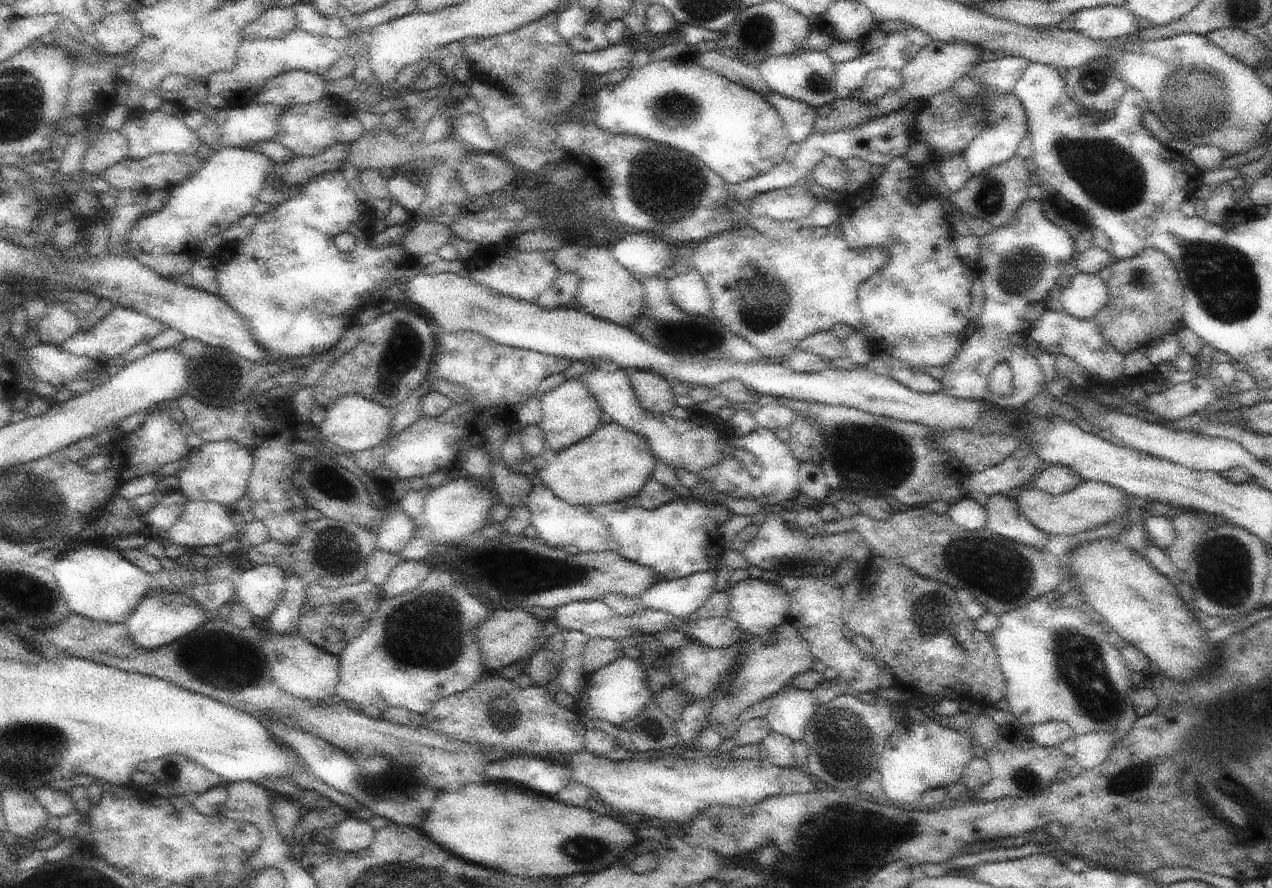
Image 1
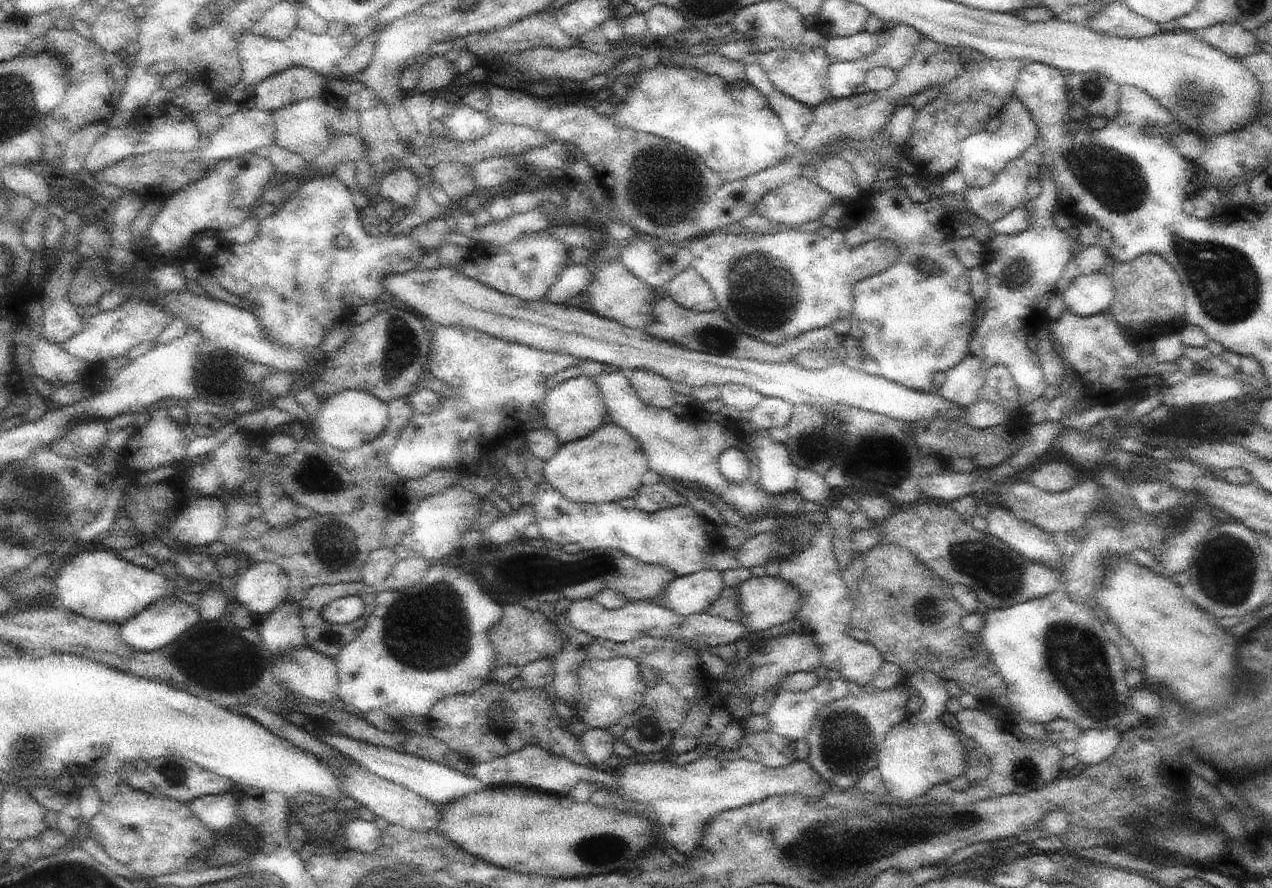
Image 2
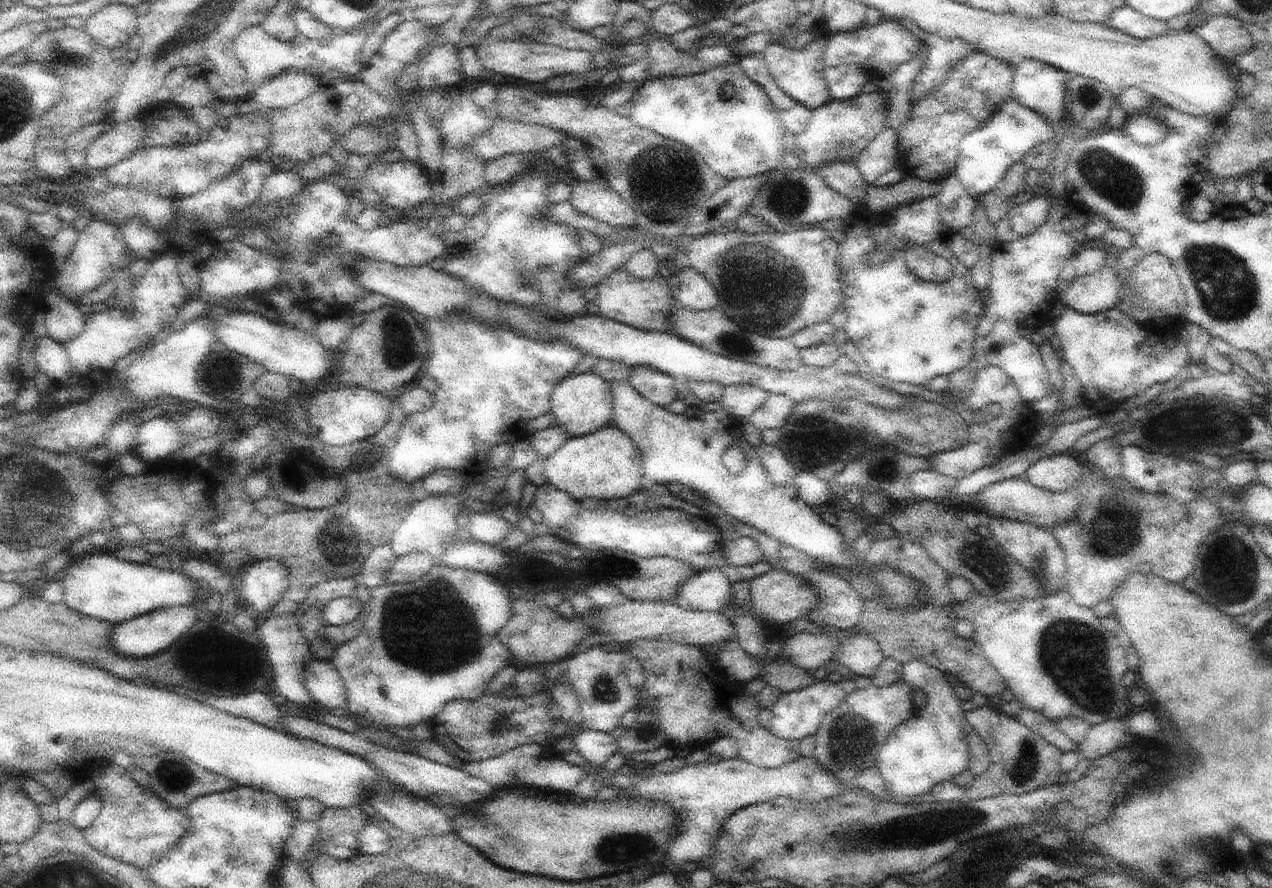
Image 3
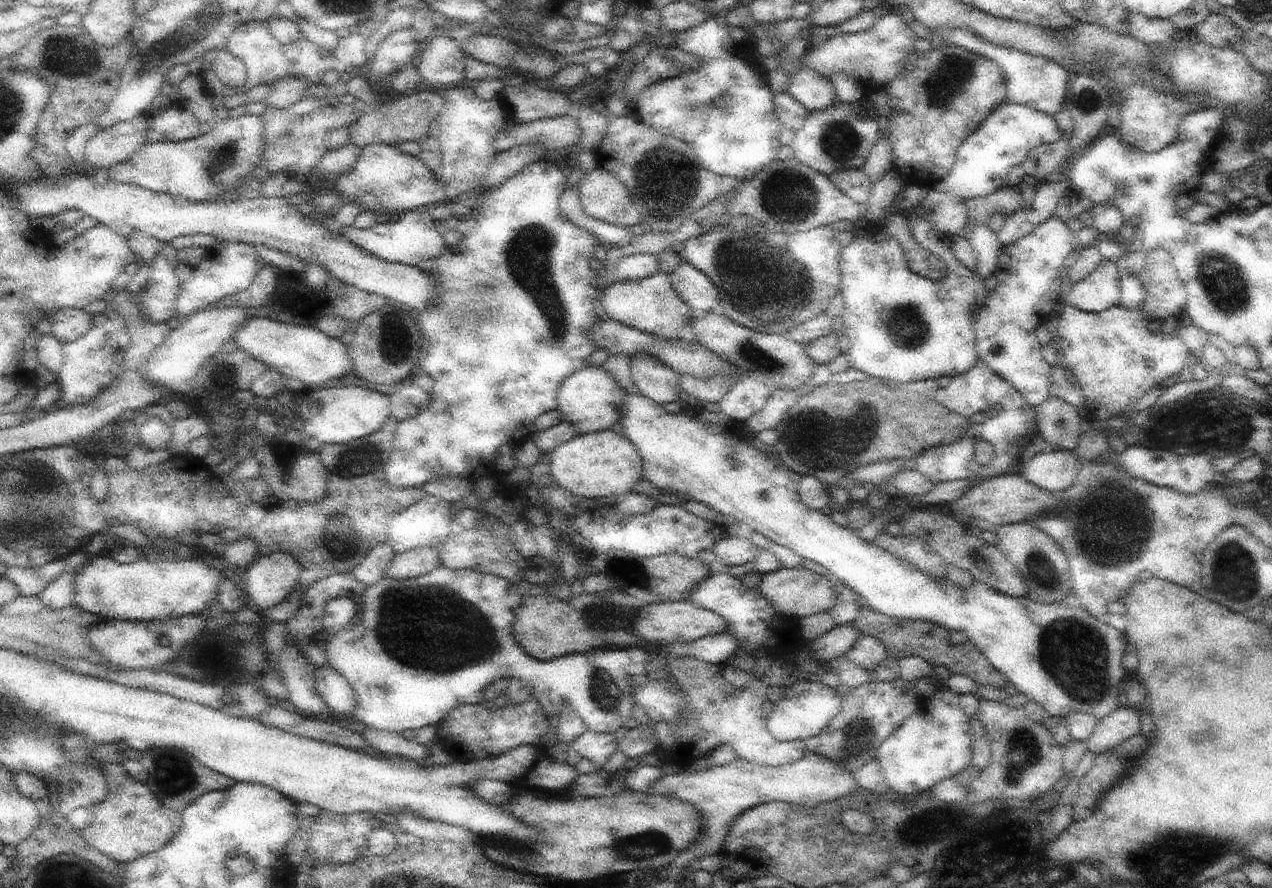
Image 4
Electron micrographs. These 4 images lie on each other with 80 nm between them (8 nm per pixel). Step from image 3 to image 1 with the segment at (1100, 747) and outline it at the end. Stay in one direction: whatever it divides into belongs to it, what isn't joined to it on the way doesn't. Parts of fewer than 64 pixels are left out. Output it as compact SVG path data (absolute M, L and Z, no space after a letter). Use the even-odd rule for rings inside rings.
M1088 732L1078 736L1075 741L1074 760L1086 770L1106 762L1117 745L1112 732Z

